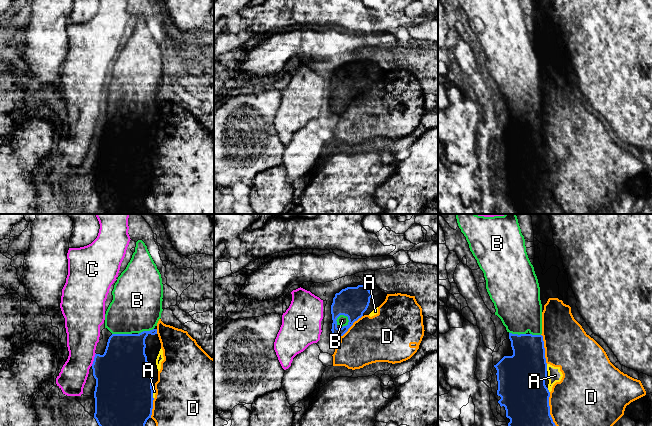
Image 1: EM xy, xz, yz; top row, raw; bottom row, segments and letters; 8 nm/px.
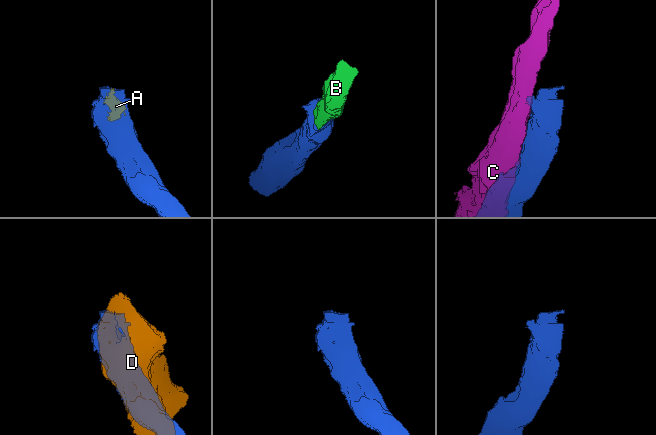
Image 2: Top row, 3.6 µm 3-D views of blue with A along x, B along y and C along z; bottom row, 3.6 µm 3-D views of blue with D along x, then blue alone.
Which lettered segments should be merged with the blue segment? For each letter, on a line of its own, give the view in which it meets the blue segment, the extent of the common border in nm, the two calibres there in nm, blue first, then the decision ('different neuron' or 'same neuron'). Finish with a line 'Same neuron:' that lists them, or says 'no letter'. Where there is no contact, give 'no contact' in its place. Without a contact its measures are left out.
A: yz | 60 nm | 380/110 nm | different neuron
B: xz | 120 nm | 240/90 nm | same neuron
C: xy | 110 nm | 420/280 nm | different neuron
D: yz | 400 nm | 380/480 nm | different neuron
Same neuron: B

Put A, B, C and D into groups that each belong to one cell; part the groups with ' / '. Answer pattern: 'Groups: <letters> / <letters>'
Groups: A D / B / C

